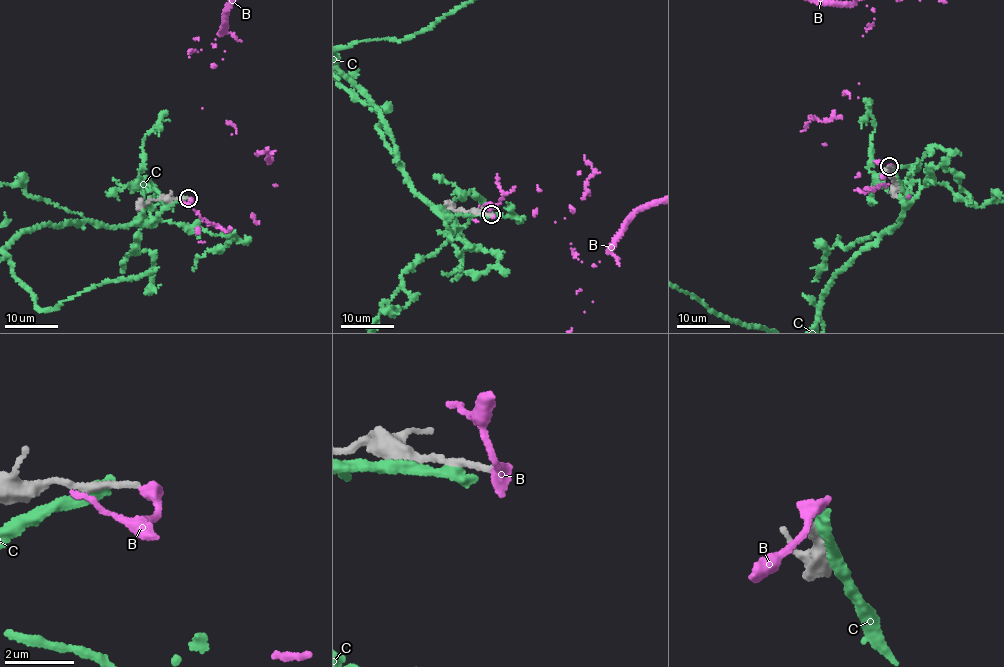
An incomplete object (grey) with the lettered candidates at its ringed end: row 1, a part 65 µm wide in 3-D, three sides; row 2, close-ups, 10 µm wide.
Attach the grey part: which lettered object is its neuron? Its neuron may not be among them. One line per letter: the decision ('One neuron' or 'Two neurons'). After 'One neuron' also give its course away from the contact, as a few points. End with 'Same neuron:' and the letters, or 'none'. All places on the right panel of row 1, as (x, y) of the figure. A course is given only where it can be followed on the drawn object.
B: Two neurons
C: Two neurons
Same neuron: none

